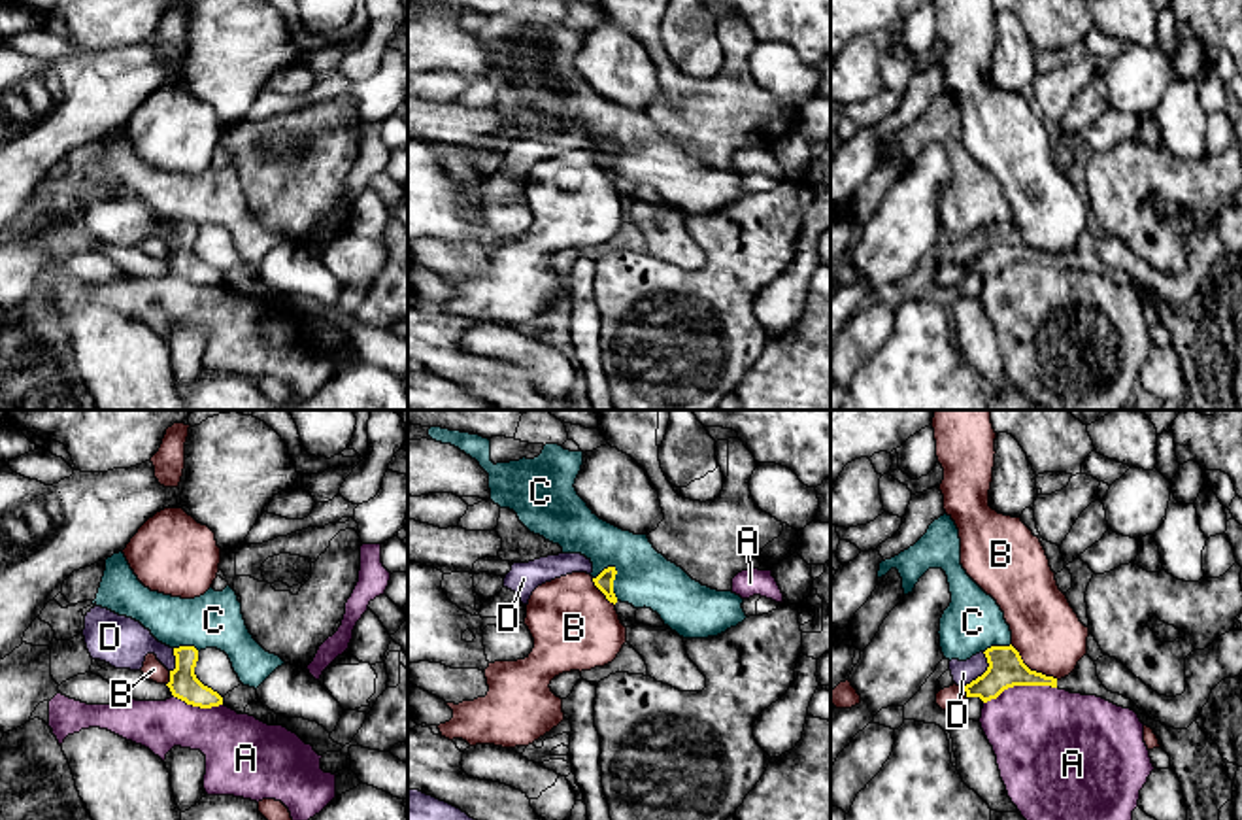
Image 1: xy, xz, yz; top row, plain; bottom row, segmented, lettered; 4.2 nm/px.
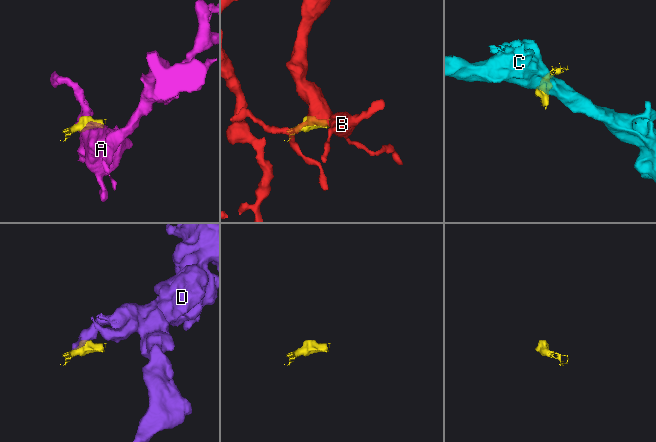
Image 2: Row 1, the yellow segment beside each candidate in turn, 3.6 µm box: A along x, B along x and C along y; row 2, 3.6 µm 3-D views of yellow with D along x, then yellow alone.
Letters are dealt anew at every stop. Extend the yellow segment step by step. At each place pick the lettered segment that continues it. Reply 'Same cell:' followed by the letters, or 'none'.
Same cell: none

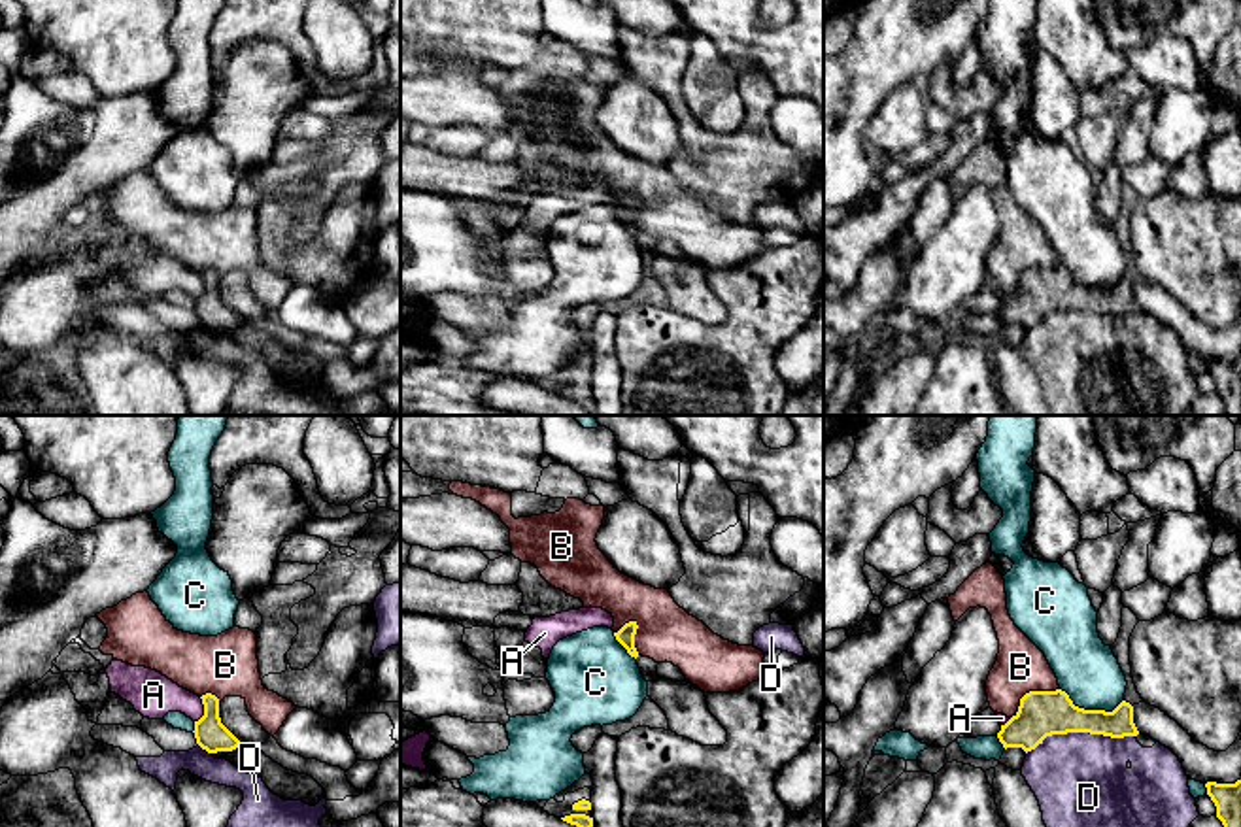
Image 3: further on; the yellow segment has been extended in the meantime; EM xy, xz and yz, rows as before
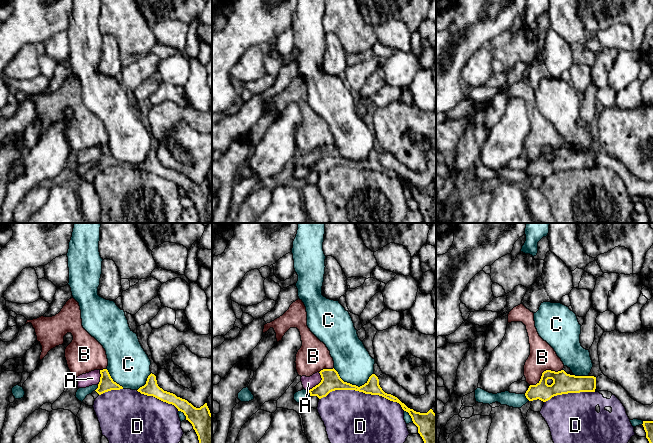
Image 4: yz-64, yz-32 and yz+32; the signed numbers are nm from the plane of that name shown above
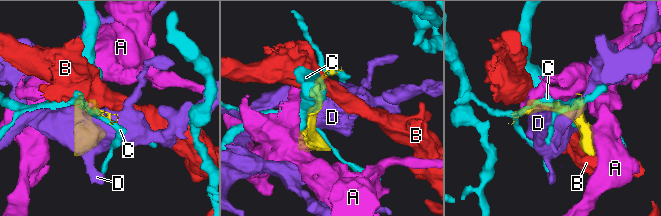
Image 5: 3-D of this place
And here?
Same cell: none

